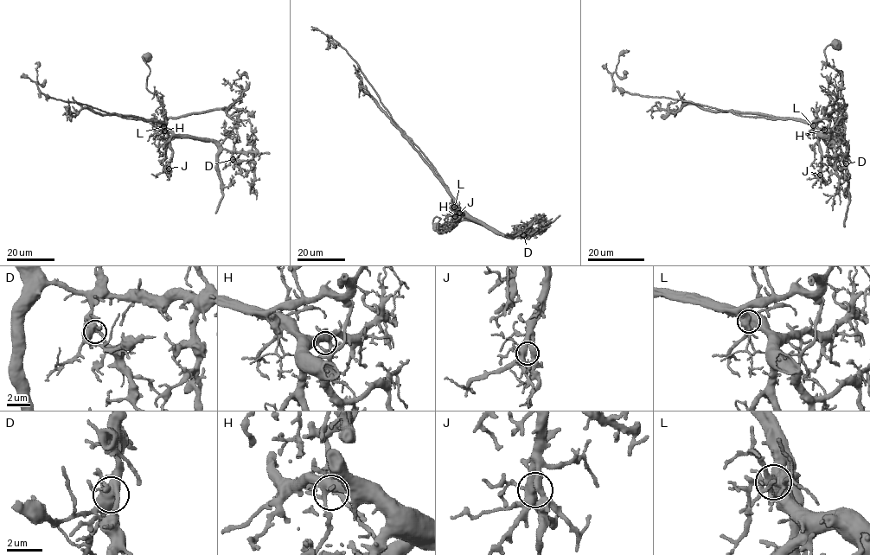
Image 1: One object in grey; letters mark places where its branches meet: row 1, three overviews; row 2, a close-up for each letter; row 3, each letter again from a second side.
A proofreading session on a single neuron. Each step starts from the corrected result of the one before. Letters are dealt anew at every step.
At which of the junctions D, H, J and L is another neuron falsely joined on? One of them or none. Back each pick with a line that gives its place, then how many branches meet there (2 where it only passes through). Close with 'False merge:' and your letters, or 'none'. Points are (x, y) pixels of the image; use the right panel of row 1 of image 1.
L: Place: (813, 125). Branches: 6
False merge: L

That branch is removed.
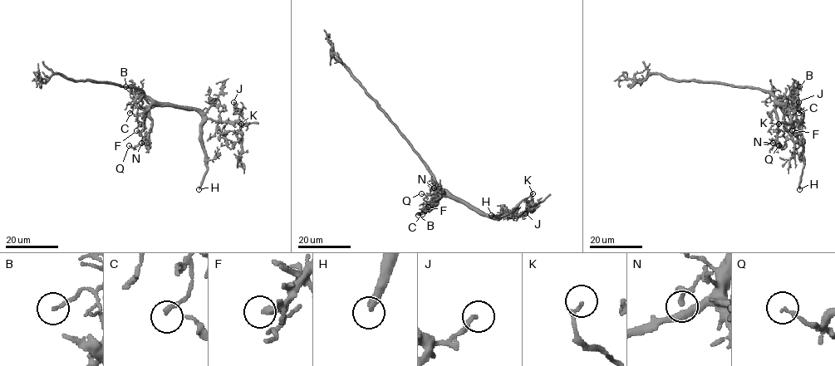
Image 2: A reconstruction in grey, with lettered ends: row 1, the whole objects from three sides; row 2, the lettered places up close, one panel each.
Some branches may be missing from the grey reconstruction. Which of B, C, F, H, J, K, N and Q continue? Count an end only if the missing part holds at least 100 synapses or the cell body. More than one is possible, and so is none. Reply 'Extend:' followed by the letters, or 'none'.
Extend: H

